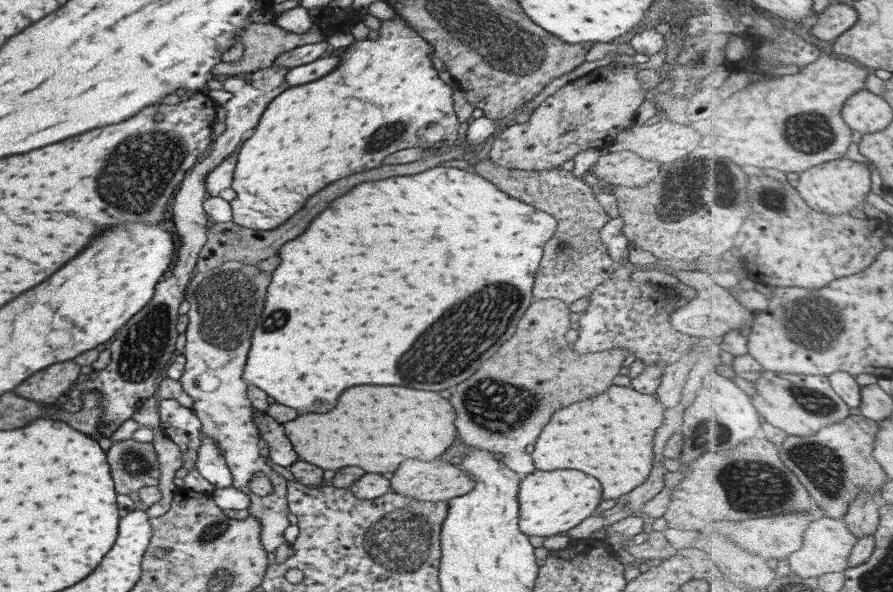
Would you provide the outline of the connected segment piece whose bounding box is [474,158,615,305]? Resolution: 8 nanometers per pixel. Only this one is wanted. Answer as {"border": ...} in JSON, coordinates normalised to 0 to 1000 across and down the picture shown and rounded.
{"border":[[[548,267],[539,270],[531,279],[532,291],[554,311],[561,324],[570,328],[572,334],[588,338],[588,343],[599,351],[615,360],[622,372],[622,389],[617,402],[613,405],[607,419],[607,434],[599,461],[597,478],[597,500],[601,505],[626,505],[630,512],[639,514],[647,503],[658,502],[662,492],[675,480],[688,459],[688,444],[682,436],[677,416],[673,412],[670,389],[682,372],[676,361],[676,355],[666,338],[665,318],[658,316],[653,299],[645,302],[639,289],[632,285],[617,289],[587,289],[581,285],[569,285],[561,279],[555,279]]]}

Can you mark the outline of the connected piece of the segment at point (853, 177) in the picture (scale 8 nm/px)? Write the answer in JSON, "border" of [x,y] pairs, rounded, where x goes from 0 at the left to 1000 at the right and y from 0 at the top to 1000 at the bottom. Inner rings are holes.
{"border":[[[944,265],[940,270],[916,277],[896,292],[889,313],[903,343],[913,356],[925,360],[928,365],[950,363],[953,355],[963,351],[969,343],[969,334],[973,331],[975,287],[969,275]]]}

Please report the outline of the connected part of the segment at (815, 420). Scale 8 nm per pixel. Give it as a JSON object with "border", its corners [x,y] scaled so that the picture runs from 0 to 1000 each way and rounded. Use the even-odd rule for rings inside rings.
{"border":[[[859,625],[851,640],[848,640],[844,645],[844,649],[848,649],[845,655],[848,655],[850,662],[848,662],[848,669],[843,672],[843,679],[845,679],[848,693],[859,706],[859,713],[868,716],[870,723],[881,726],[884,733],[906,738],[913,736],[925,720],[944,711],[951,704],[951,699],[953,699],[953,688],[951,688],[936,664],[936,659],[931,652],[929,639],[926,633],[906,633],[906,655],[910,655],[910,659],[919,659],[919,662],[926,666],[931,676],[935,676],[935,682],[942,686],[940,693],[928,696],[928,699],[910,699],[910,696],[901,693],[901,689],[892,679],[892,672],[890,672],[888,666],[884,666],[879,655],[875,655],[872,649],[868,649],[868,645],[863,642],[863,635],[868,635],[868,628]]]}

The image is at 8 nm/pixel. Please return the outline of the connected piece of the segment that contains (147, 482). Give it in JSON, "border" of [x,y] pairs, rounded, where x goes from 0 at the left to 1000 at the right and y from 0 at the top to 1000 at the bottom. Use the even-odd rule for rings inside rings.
{"border":[[[144,738],[133,747],[127,745],[116,765],[119,780],[122,784],[122,801],[124,801],[131,834],[142,836],[144,831],[153,833],[161,821],[177,821],[176,769],[169,748],[153,747],[148,738]]]}

